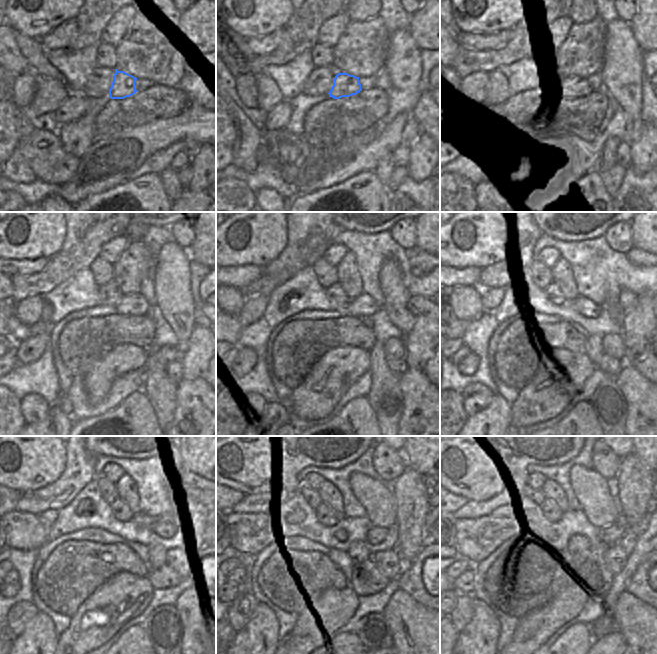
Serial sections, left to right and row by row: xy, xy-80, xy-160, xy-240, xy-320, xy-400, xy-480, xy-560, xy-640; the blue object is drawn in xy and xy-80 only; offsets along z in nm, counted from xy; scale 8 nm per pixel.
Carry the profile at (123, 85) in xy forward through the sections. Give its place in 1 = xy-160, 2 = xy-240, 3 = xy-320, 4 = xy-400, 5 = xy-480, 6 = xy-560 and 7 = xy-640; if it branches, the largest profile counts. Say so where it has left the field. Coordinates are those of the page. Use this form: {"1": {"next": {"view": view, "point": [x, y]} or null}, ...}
{"1": {"next": {"view": "xy-160", "point": [571, 84]}}, "2": {"next": {"view": "xy-240", "point": [134, 304]}}, "3": {"next": {"view": "xy-320", "point": [364, 305]}}, "4": {"next": {"view": "xy-400", "point": [596, 301]}}, "5": {"next": {"view": "xy-480", "point": [165, 529]}}, "6": {"next": {"view": "xy-560", "point": [381, 539]}}, "7": {"next": {"view": "xy-640", "point": [610, 534]}}}

